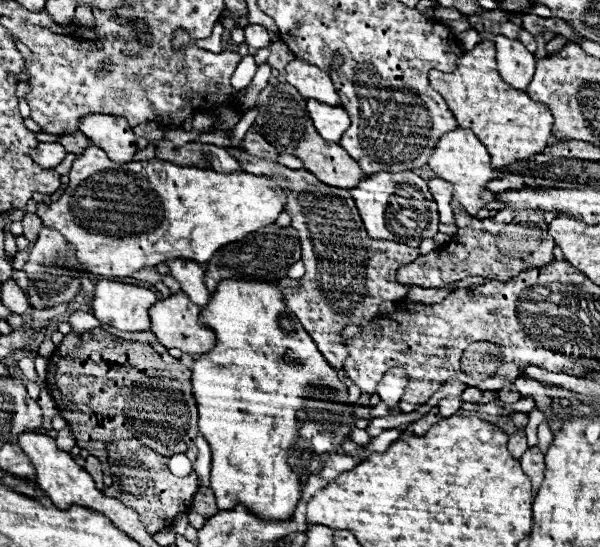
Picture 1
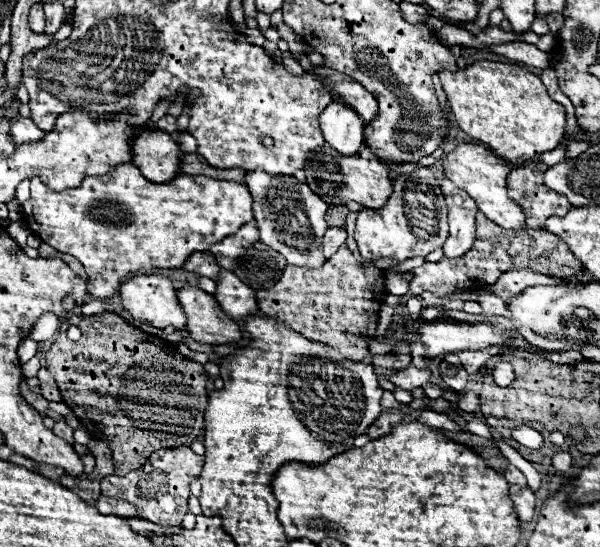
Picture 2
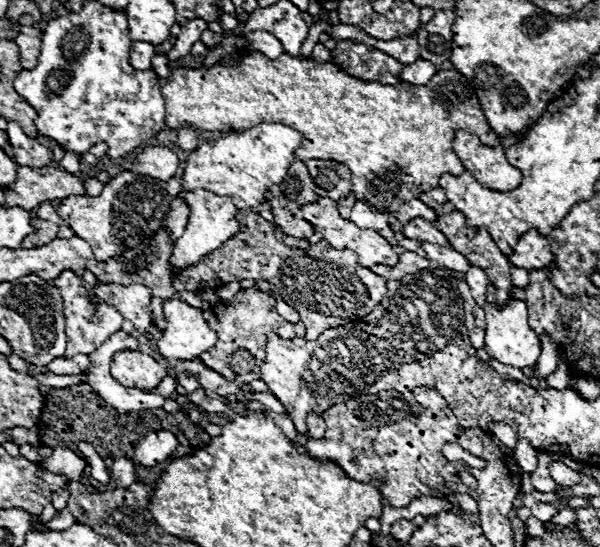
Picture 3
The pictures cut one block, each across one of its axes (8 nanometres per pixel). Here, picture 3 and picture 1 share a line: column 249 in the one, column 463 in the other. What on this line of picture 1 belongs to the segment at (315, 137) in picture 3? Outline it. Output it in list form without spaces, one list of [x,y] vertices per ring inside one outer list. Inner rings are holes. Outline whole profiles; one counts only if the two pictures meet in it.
[[[484,40],[458,58],[454,72],[430,70],[430,86],[440,92],[452,110],[458,126],[470,128],[476,138],[488,148],[492,166],[502,168],[516,160],[530,158],[548,146],[552,136],[552,112],[546,104],[534,102],[526,92],[508,86],[496,68],[496,46]]]

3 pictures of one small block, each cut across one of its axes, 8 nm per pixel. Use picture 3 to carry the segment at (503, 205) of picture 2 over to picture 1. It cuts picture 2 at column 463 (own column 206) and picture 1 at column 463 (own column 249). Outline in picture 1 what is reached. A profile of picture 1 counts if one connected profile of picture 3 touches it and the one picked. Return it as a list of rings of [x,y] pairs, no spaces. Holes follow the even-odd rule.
[[[456,128],[448,134],[444,134],[434,148],[434,154],[430,156],[430,168],[436,172],[438,178],[450,182],[454,186],[454,198],[458,200],[466,212],[476,217],[479,211],[486,208],[482,200],[482,192],[486,192],[486,184],[494,180],[494,168],[490,166],[490,156],[484,144],[476,136],[472,136],[470,130]]]

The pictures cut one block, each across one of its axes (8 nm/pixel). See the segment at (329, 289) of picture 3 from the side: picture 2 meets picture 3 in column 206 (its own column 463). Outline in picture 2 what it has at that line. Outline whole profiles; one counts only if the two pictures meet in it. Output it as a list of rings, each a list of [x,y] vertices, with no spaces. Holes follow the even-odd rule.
[[[478,212],[474,246],[460,258],[444,256],[438,262],[424,262],[422,266],[414,268],[410,292],[414,296],[432,292],[442,298],[460,288],[474,290],[474,288],[482,288],[484,284],[494,284],[504,272],[508,272],[512,268],[528,268],[528,270],[548,274],[548,276],[574,276],[578,270],[582,270],[582,264],[568,250],[566,242],[560,240],[558,236],[550,234],[544,226],[522,228],[520,232],[508,232],[504,228],[498,228],[488,218],[484,218],[482,212]]]

